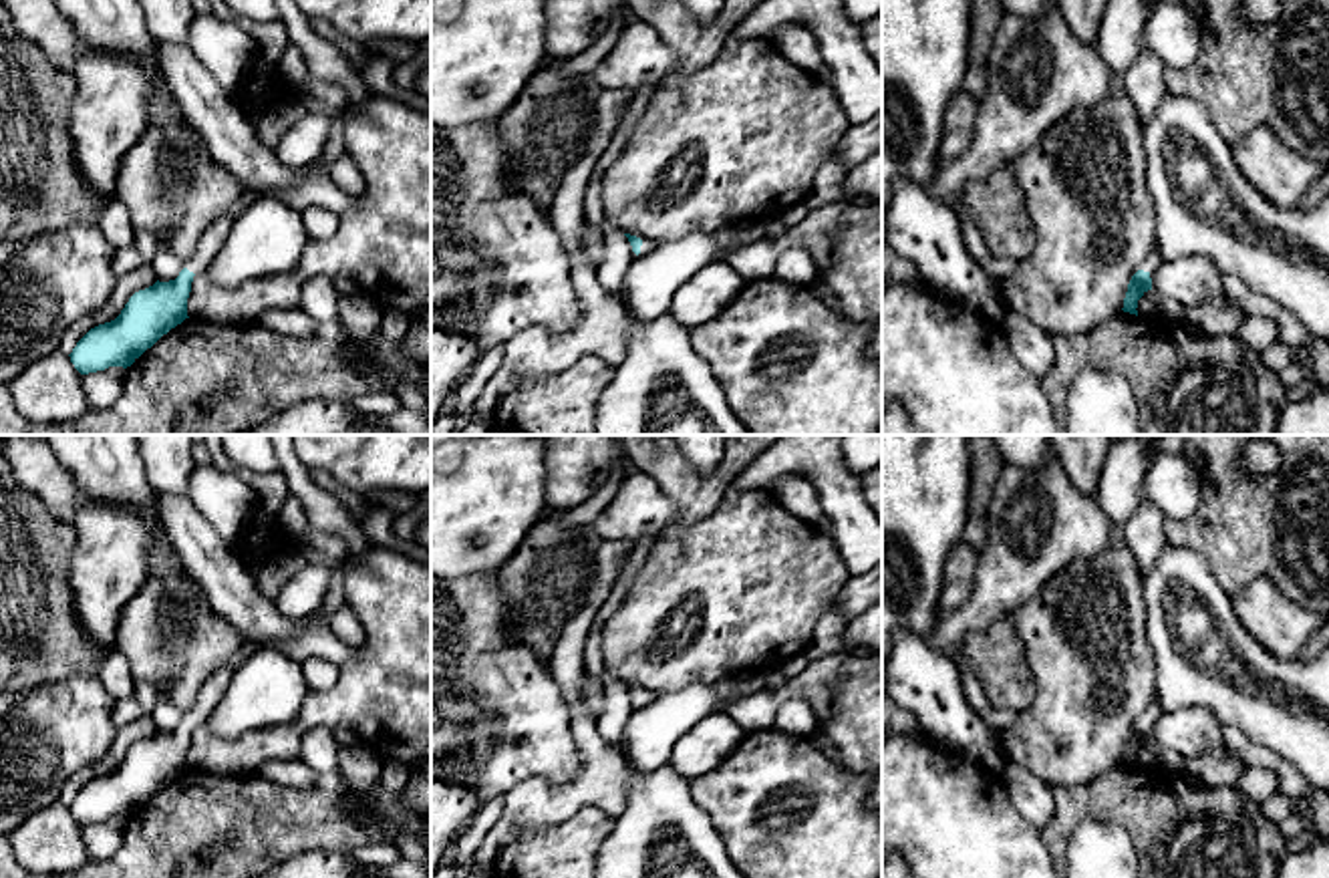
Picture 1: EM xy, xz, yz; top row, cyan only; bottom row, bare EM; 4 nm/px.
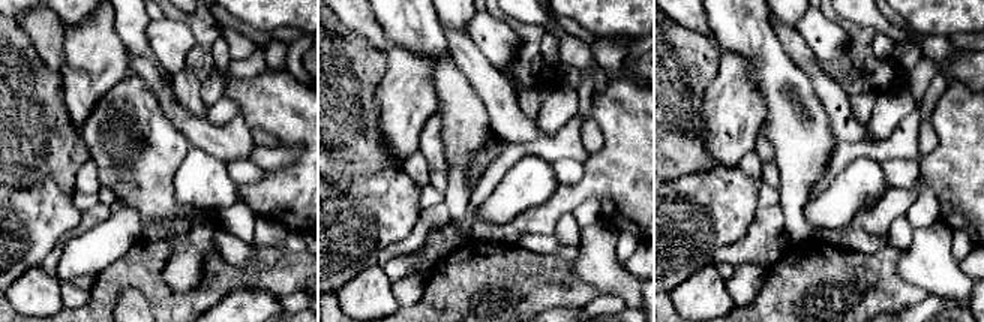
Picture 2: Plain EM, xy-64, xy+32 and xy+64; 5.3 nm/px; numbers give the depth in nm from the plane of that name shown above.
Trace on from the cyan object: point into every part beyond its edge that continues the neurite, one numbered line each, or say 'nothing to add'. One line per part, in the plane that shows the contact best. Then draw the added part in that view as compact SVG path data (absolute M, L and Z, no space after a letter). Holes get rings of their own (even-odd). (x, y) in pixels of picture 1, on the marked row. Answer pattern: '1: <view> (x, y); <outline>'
1: xy (319, 190); M316 167L310 169L302 183L290 189L276 193L246 191L244 197L226 215L217 217L207 228L207 232L199 240L195 254L185 266L189 272L201 274L209 266L217 250L224 246L228 232L236 224L238 215L260 195L274 195L276 199L298 211L302 211L308 205L318 205L338 215L362 201L362 197L352 197L344 193L340 187L332 183L328 173L322 173Z

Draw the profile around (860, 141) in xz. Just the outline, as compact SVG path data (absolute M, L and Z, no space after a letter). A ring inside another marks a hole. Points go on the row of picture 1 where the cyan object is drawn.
M878 113L866 123L852 125L844 133L836 149L836 155L846 167L852 169L866 161L870 155L880 151L882 151L882 113Z

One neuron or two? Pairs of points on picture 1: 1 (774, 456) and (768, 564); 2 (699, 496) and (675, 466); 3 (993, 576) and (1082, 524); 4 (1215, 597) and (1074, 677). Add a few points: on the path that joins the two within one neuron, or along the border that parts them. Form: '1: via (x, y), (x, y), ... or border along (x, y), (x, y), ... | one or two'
1: border along (733, 484), (766, 488) | two
2: via (691, 488), (677, 474) | one
3: via (1015, 568), (1038, 564), (1060, 542) | one
4: border along (1140, 589), (1142, 627), (1152, 657), (1154, 681) | two

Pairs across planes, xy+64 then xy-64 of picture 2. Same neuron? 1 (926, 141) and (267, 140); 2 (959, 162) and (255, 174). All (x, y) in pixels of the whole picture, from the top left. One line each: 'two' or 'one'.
1: one
2: two

